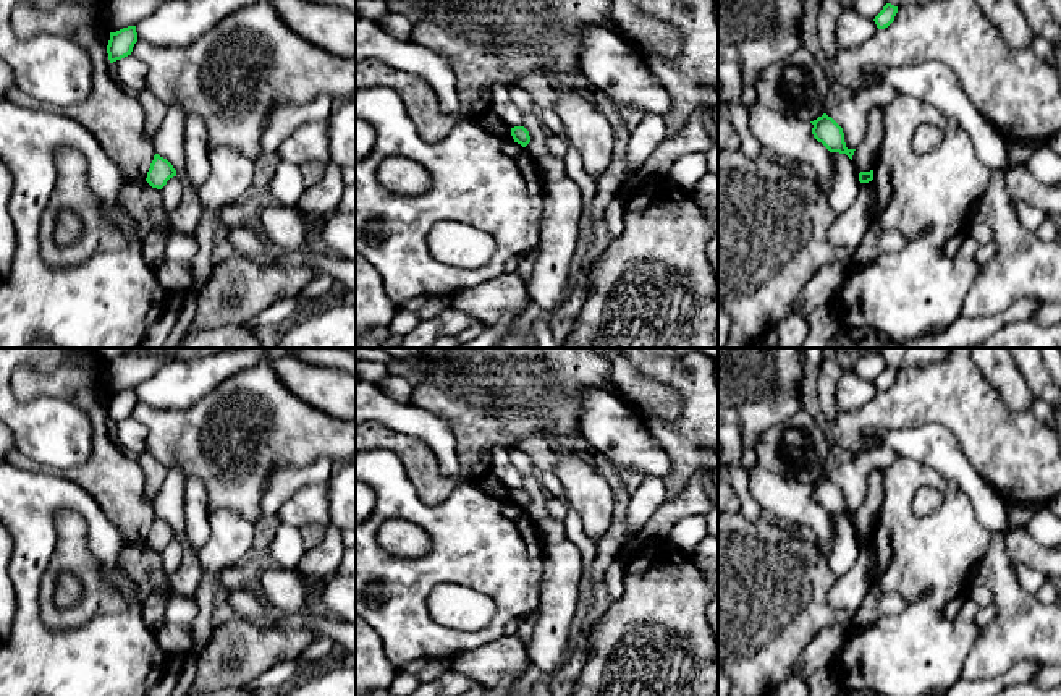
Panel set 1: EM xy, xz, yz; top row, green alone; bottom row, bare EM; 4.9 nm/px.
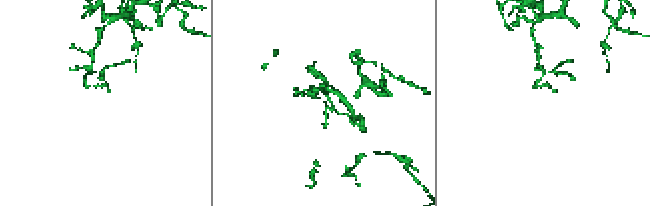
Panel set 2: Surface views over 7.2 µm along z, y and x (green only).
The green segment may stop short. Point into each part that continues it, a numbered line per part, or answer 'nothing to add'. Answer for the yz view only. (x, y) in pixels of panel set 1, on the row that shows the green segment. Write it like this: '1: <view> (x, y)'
nothing to add

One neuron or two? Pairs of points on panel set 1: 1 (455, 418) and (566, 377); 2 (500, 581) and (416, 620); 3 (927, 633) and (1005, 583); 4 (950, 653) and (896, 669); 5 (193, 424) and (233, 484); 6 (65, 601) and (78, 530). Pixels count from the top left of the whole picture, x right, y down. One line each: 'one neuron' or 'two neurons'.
1: one neuron
2: one neuron
3: two neurons
4: one neuron
5: one neuron
6: two neurons

